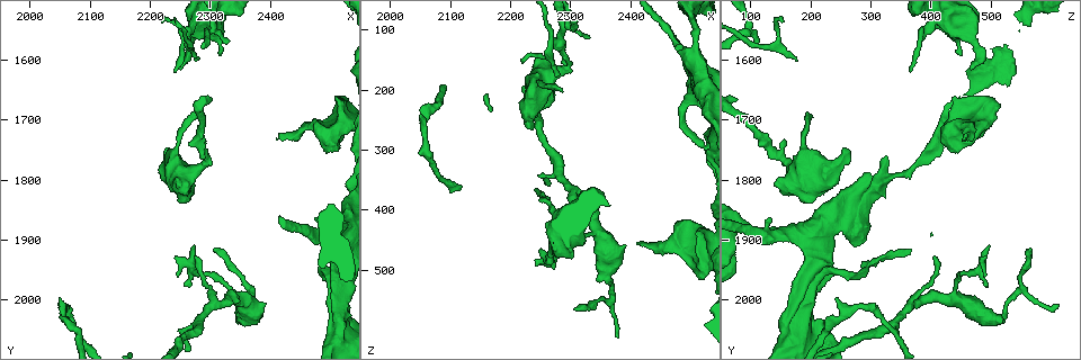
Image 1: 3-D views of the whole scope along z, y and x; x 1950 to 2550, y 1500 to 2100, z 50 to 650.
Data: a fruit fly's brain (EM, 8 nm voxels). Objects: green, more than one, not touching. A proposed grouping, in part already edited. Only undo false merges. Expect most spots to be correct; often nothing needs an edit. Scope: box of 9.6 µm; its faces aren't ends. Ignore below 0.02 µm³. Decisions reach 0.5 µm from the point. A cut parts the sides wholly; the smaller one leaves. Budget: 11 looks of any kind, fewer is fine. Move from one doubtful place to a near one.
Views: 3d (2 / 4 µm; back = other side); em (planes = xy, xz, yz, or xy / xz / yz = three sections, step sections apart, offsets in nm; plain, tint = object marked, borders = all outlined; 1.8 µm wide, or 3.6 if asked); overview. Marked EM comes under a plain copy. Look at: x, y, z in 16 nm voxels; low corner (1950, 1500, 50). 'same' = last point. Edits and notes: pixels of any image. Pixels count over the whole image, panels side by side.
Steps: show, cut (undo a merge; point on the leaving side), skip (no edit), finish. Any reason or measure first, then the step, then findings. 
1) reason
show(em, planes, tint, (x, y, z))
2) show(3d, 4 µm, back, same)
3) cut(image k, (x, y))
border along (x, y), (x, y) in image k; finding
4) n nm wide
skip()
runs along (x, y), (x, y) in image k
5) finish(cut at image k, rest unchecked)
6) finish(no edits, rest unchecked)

sharp bend
show(3d, 2 µm, (2505, 1705, 475))

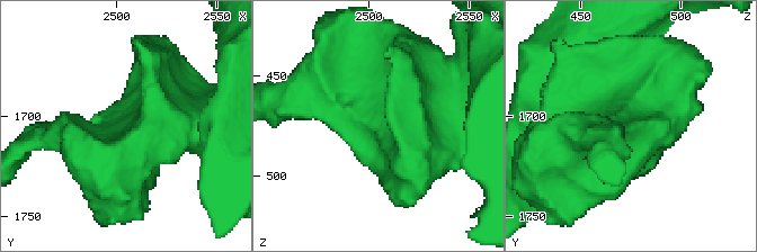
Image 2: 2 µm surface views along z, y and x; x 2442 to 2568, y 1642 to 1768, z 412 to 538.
show(em, planes, tint, (2506, 1709, 478))

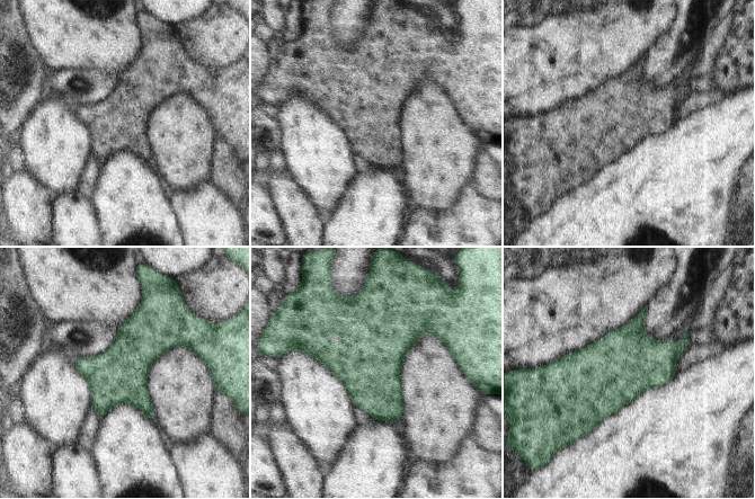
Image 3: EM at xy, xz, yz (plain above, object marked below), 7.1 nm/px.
skip()
all the same cell

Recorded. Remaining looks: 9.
a fork
show(em, planes, borders, (2505, 1890, 145))

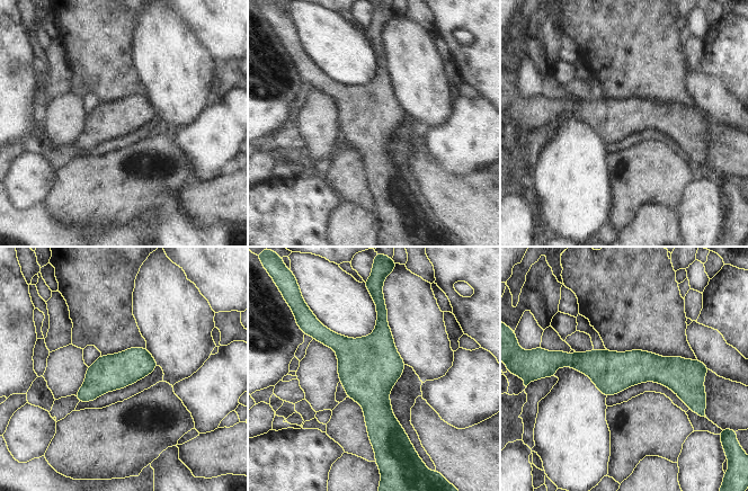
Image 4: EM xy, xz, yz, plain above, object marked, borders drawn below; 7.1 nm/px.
skip()
runs along (560, 360), (602, 367), (694, 367) in image 4; all the same cell

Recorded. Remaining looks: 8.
sharp bend
show(em, 3.6 µm, xz, step 4, tint, (2515, 2060, 185))

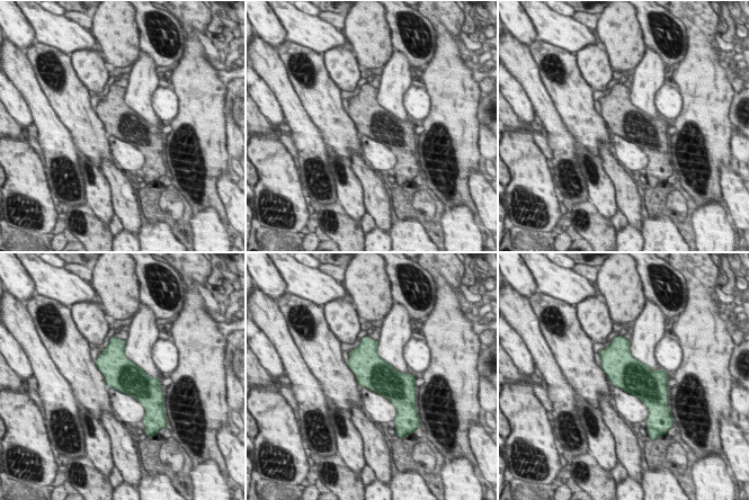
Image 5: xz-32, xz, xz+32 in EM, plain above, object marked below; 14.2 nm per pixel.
another direction
show(em, 3.6 µm, planes, borders, same)

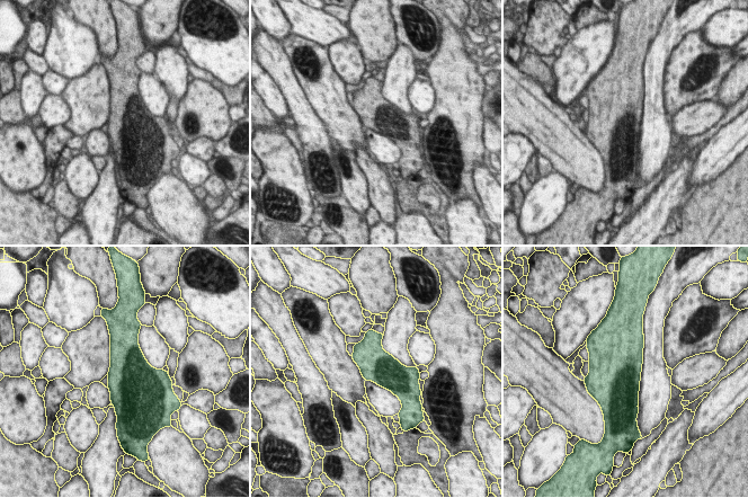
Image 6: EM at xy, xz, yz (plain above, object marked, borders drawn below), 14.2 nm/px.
skip()
all the same cell

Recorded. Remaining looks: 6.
sharp bend
show(3d, 2 µm, back, (2360, 2035, 505))

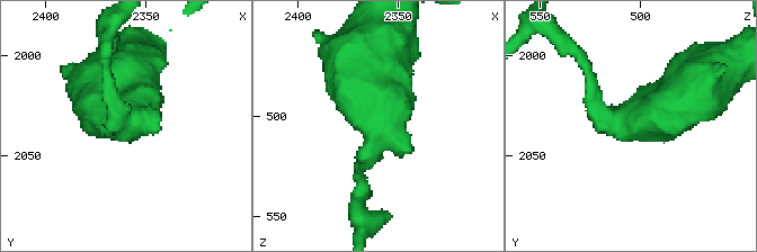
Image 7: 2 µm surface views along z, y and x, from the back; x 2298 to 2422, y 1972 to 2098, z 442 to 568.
need the tissue
show(em, 3.6 µm, planes, tint, (2360, 2032, 507))

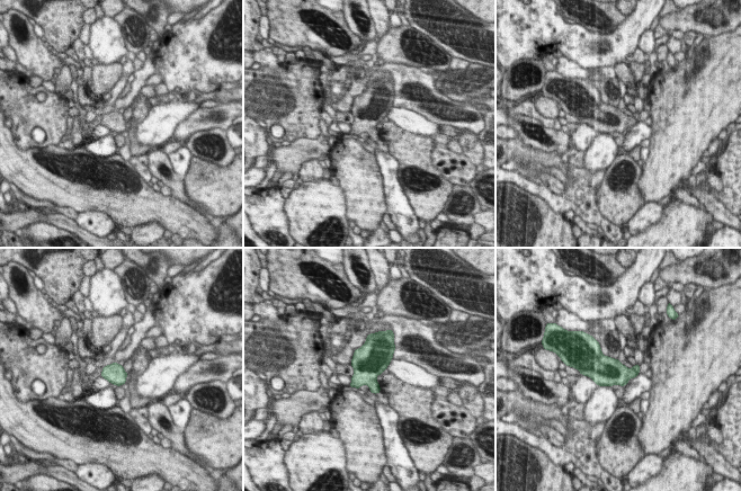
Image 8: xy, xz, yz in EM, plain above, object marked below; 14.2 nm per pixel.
skip()
all the same cell

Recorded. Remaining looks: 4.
finish(no edits, rest unchecked)

